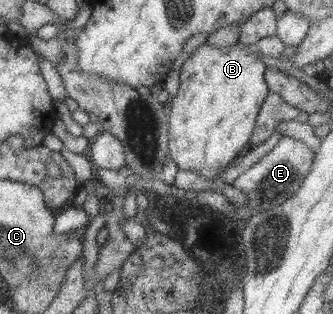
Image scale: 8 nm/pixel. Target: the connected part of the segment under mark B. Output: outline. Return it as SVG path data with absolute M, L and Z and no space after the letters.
M204 42L196 47L180 65L179 85L172 98L168 114L168 155L178 169L198 173L206 179L219 180L217 173L233 158L249 150L249 138L253 133L259 108L268 94L264 80L265 64L257 54L241 48L239 43L218 49Z

